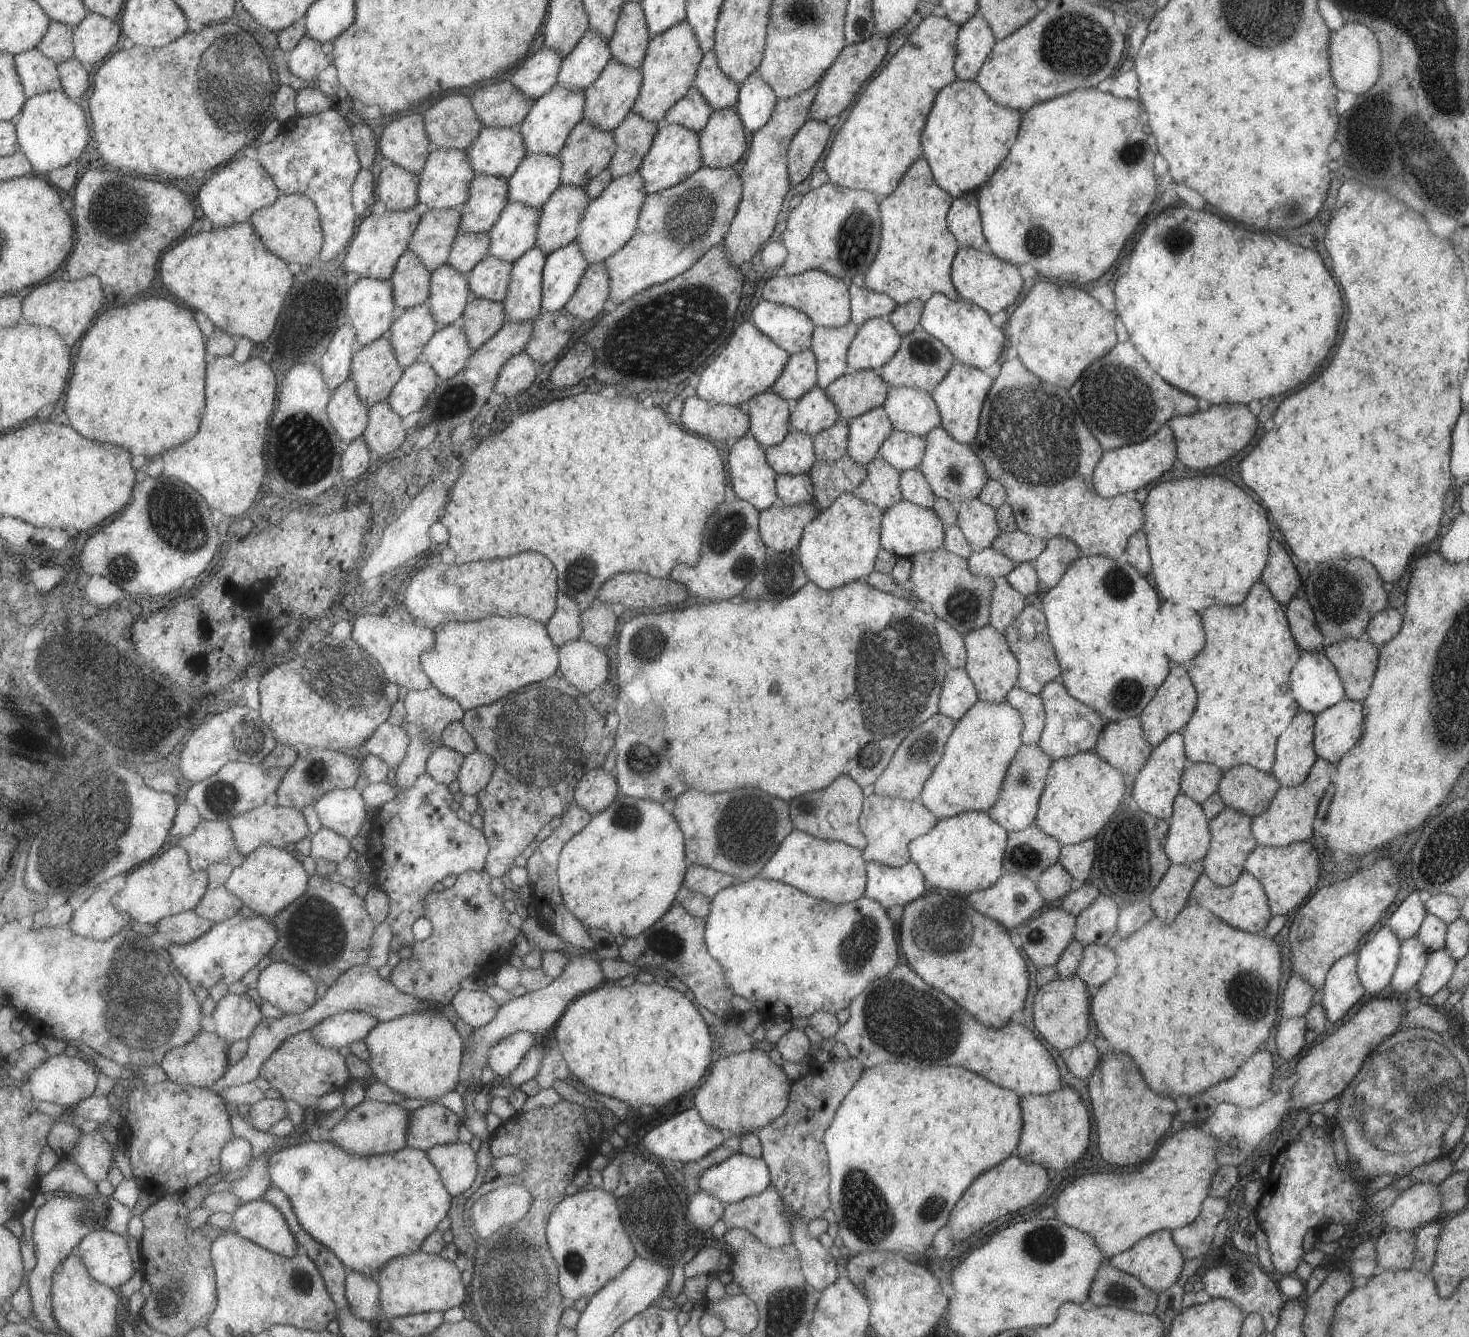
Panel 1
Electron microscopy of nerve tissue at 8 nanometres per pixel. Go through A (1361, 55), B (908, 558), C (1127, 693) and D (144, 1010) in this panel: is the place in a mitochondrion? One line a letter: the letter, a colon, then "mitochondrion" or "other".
A: other
B: other
C: mitochondrion
D: mitochondrion

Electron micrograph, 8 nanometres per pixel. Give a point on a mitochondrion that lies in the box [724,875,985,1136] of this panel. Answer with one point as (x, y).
(899, 1015)

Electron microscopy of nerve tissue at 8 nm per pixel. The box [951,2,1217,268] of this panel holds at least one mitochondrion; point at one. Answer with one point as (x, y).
(1077, 45)

